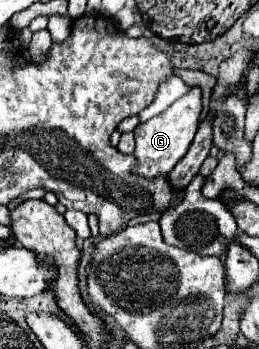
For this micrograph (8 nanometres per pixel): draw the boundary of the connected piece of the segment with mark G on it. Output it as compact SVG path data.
M194 86L182 98L178 98L168 110L150 118L146 124L138 124L134 130L136 136L134 156L138 160L138 166L134 168L134 172L146 178L156 178L160 174L166 176L176 166L176 162L188 152L188 146L200 124L200 114L202 114L202 90Z

